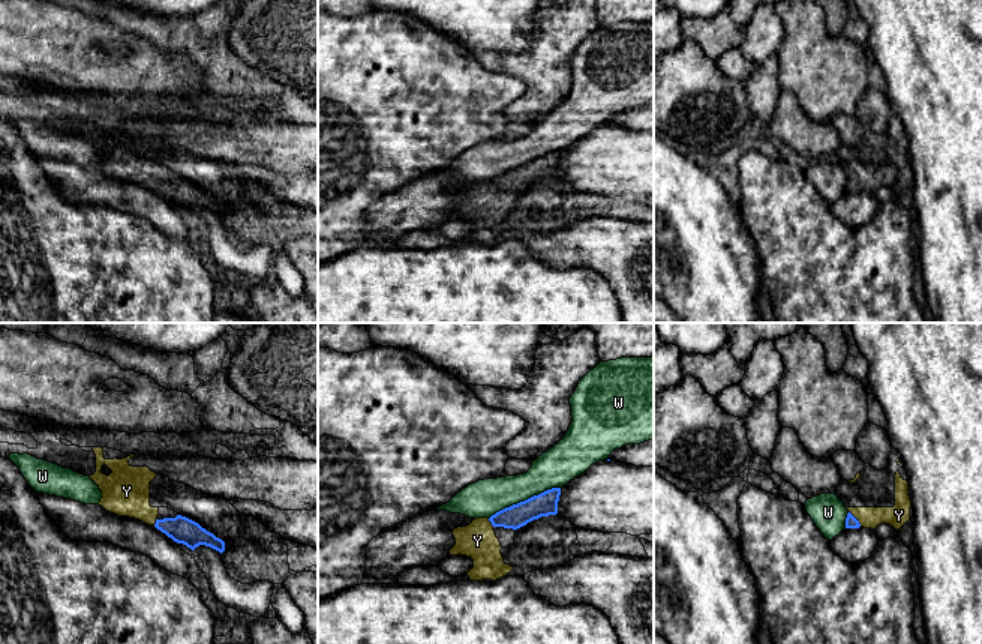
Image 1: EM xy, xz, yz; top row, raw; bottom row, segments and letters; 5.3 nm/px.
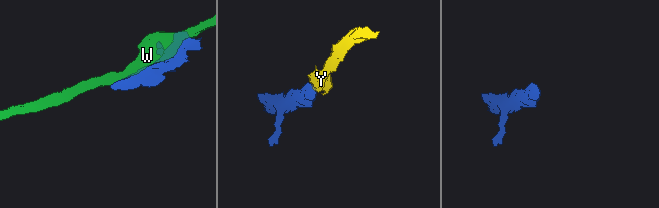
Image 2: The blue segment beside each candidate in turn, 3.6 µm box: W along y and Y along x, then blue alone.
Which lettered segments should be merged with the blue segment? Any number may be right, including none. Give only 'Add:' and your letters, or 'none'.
Add: Y

